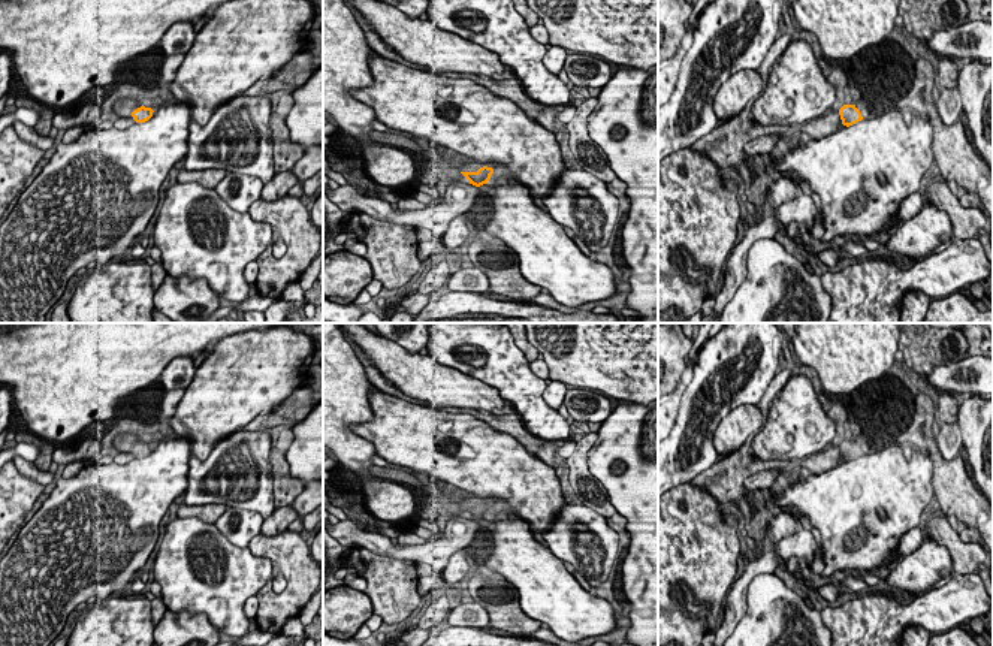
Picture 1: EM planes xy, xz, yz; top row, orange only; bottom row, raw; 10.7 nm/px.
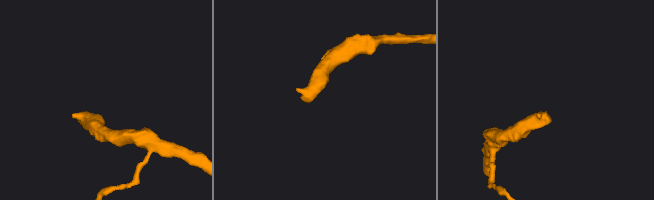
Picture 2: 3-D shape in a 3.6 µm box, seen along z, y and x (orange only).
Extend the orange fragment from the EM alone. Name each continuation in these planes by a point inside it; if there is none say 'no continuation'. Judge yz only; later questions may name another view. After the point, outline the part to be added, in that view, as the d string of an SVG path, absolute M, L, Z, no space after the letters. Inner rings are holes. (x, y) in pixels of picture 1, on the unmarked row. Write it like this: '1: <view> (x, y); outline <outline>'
1: yz (863, 440); outline M860 432L854 440L860 446L863 455L867 455L869 452L872 452L872 441L867 434Z

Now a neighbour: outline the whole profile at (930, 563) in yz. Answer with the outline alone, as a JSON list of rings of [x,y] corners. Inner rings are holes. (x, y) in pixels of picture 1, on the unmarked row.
[[[924,534],[920,547],[890,568],[884,585],[923,595],[951,573],[953,562],[948,549]]]

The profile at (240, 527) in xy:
[[[227,507],[215,526],[233,546],[248,547],[250,541],[260,534],[263,520],[257,511]]]

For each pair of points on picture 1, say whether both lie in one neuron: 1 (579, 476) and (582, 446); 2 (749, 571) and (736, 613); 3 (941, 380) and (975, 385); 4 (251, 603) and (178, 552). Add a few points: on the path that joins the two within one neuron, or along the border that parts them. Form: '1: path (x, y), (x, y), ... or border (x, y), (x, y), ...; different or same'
1: path (579, 468), (580, 453); same
2: path (742, 582), (736, 603); same
3: path (950, 380), (966, 382); same
4: border (254, 594), (244, 606), (247, 618); different

